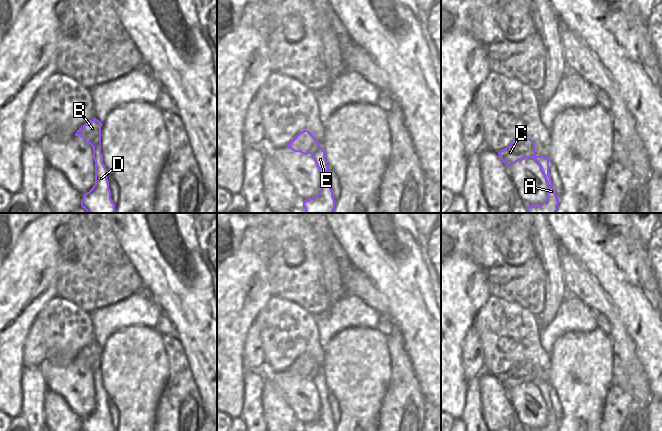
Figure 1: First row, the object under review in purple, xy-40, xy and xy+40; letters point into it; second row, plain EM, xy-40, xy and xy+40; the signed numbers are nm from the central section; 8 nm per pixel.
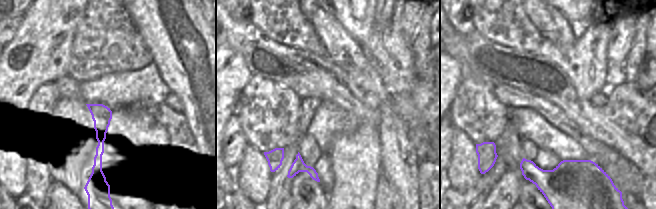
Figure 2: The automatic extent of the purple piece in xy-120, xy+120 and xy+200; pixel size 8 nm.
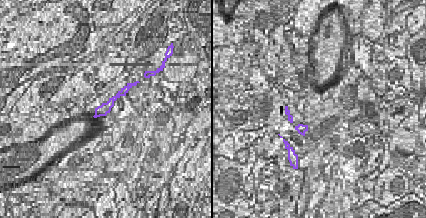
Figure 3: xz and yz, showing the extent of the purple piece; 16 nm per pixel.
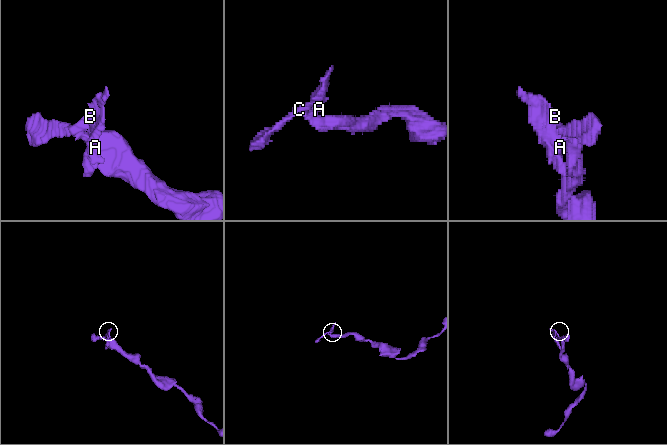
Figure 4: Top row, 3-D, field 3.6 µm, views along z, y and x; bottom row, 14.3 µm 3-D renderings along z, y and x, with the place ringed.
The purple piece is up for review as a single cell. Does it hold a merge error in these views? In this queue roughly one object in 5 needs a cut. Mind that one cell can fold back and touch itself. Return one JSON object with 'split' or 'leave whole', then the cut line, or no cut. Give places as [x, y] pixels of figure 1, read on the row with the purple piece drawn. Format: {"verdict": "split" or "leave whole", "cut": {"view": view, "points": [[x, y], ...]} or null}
{"verdict": "leave whole", "cut": null}

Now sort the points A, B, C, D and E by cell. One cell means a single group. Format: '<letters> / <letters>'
A B C D E

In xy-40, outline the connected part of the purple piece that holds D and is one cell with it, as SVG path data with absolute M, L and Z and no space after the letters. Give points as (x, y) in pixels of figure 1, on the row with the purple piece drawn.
M96 118L81 126L75 136L80 136L93 147L95 161L95 185L83 195L81 207L87 213L115 213L115 204L111 199L107 169L101 153L102 123Z

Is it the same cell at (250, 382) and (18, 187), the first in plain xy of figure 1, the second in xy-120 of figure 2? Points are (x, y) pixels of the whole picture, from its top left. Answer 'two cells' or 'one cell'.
two cells

